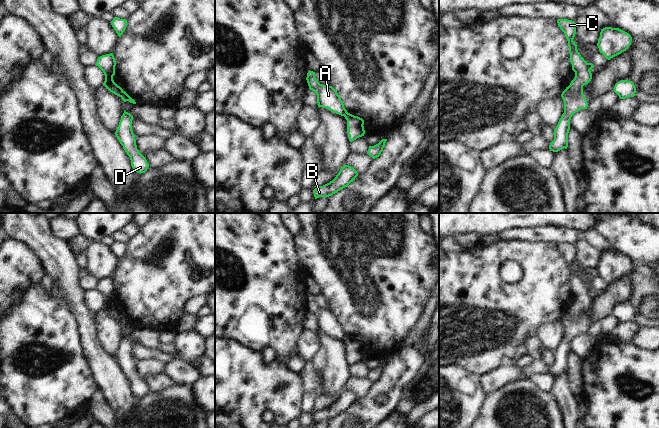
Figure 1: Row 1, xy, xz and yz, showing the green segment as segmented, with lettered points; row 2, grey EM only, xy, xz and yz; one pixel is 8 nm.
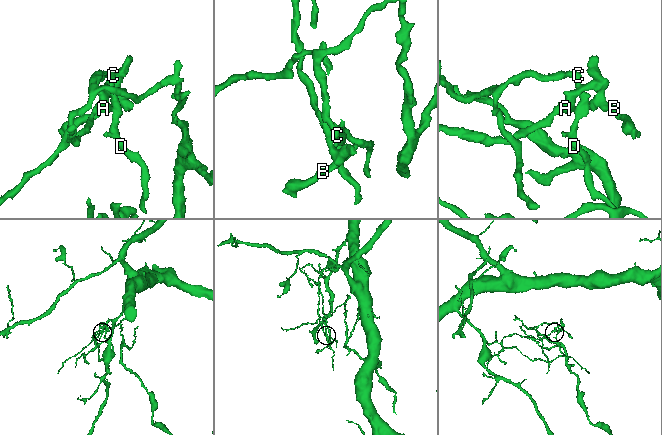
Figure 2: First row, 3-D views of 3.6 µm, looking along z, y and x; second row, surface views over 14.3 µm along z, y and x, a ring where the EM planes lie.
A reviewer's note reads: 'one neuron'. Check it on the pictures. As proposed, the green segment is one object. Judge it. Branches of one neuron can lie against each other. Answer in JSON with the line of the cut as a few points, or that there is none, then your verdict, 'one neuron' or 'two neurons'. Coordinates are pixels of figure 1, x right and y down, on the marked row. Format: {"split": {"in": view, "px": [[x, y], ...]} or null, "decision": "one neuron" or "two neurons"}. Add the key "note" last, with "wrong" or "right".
{"split": {"in": "xy", "px": [[123, 91], [120, 96]]}, "decision": "two neurons", "note": "wrong"}

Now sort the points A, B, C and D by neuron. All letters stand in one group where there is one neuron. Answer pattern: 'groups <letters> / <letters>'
groups A B / C D

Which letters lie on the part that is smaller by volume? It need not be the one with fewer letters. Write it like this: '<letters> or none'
C, D

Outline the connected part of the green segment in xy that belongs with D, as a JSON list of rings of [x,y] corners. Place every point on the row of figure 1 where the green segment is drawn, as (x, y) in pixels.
[[[124,110],[115,135],[130,157],[133,170],[141,174],[147,171],[149,164],[137,149],[135,135],[132,130],[132,120],[133,116]]]

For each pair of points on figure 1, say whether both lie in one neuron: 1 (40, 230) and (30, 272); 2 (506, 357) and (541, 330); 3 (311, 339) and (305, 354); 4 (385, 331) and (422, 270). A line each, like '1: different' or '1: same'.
1: different
2: different
3: same
4: same

